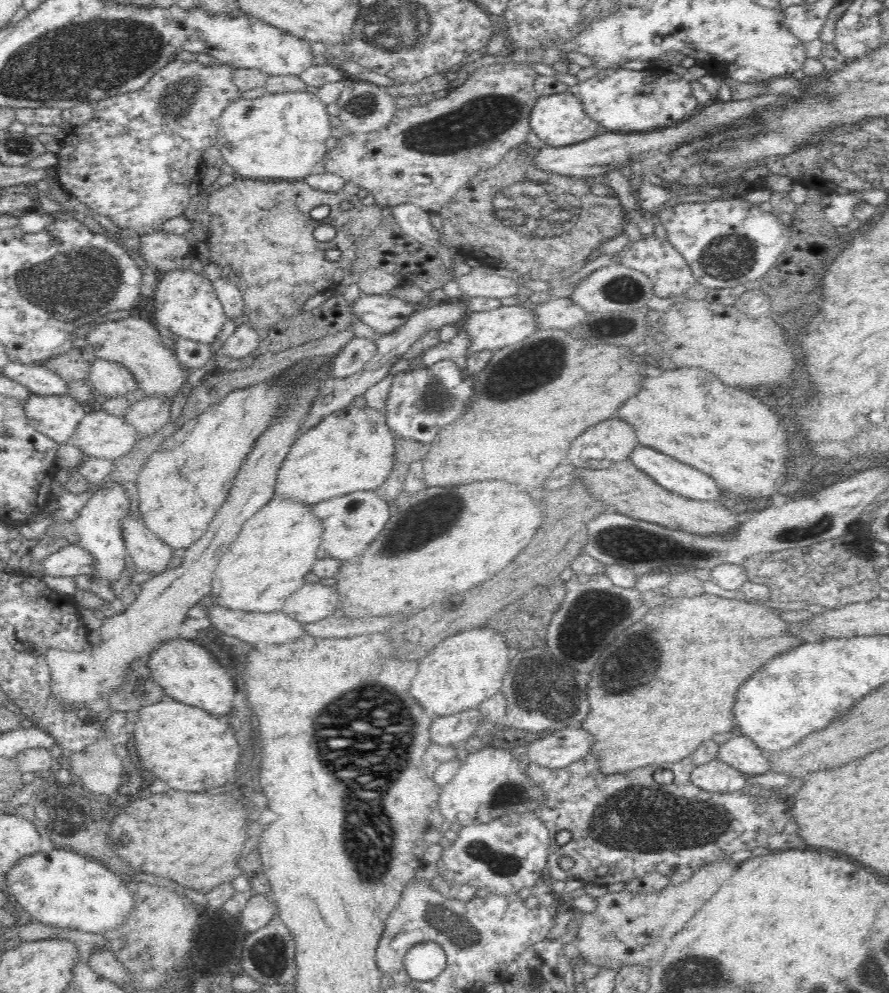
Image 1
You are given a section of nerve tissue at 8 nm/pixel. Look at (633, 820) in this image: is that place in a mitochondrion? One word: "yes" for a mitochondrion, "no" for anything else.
yes

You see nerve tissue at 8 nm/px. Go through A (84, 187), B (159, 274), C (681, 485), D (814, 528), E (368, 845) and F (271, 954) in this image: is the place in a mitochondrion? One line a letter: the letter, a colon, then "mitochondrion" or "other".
A: other
B: other
C: other
D: mitochondrion
E: mitochondrion
F: mitochondrion

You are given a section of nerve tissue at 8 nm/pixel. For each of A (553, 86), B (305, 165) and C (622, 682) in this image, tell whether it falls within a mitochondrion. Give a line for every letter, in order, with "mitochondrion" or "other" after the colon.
A: other
B: other
C: mitochondrion

